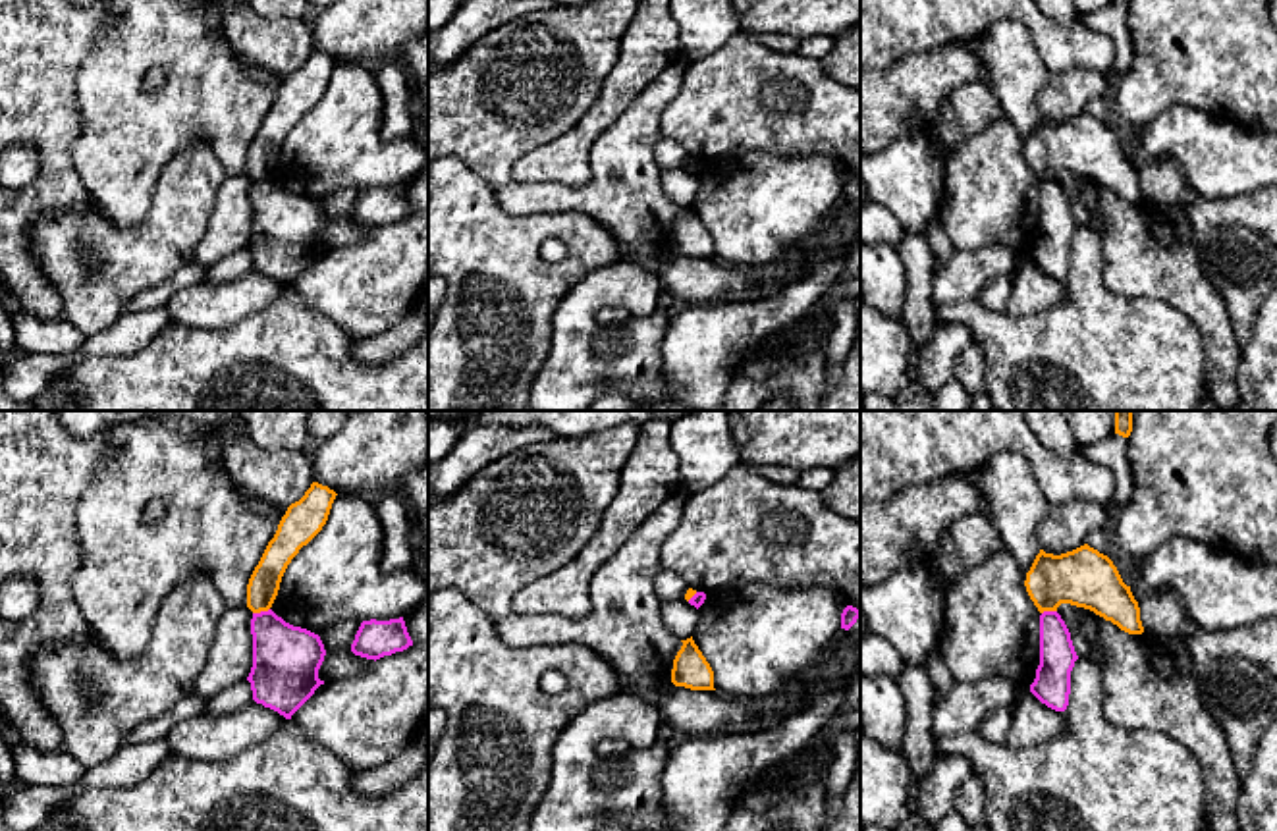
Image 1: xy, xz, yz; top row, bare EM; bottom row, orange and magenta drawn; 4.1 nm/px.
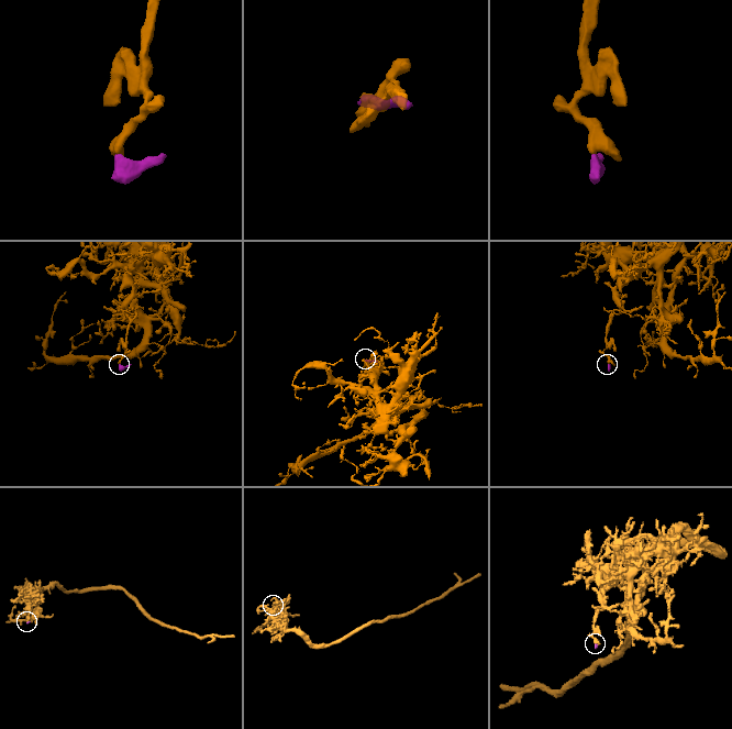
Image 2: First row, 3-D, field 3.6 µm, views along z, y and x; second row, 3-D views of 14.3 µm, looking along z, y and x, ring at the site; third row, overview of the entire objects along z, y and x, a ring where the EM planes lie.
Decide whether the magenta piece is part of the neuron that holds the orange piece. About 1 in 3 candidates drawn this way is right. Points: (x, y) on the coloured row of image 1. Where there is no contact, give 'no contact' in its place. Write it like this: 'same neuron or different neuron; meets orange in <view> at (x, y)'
different neuron; meets orange in xy at (261, 610)

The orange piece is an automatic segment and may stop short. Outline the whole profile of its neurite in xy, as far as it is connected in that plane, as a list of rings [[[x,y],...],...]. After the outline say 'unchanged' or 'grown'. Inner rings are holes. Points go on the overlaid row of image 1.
[[[312,482],[305,496],[287,507],[247,584],[247,607],[253,613],[272,607],[287,565],[322,530],[336,496],[328,486]]]; unchanged

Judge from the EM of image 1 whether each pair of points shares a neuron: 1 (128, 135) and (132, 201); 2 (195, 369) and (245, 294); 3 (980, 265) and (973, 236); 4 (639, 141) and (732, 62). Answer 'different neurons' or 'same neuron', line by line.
1: same neuron
2: different neurons
3: different neurons
4: different neurons

